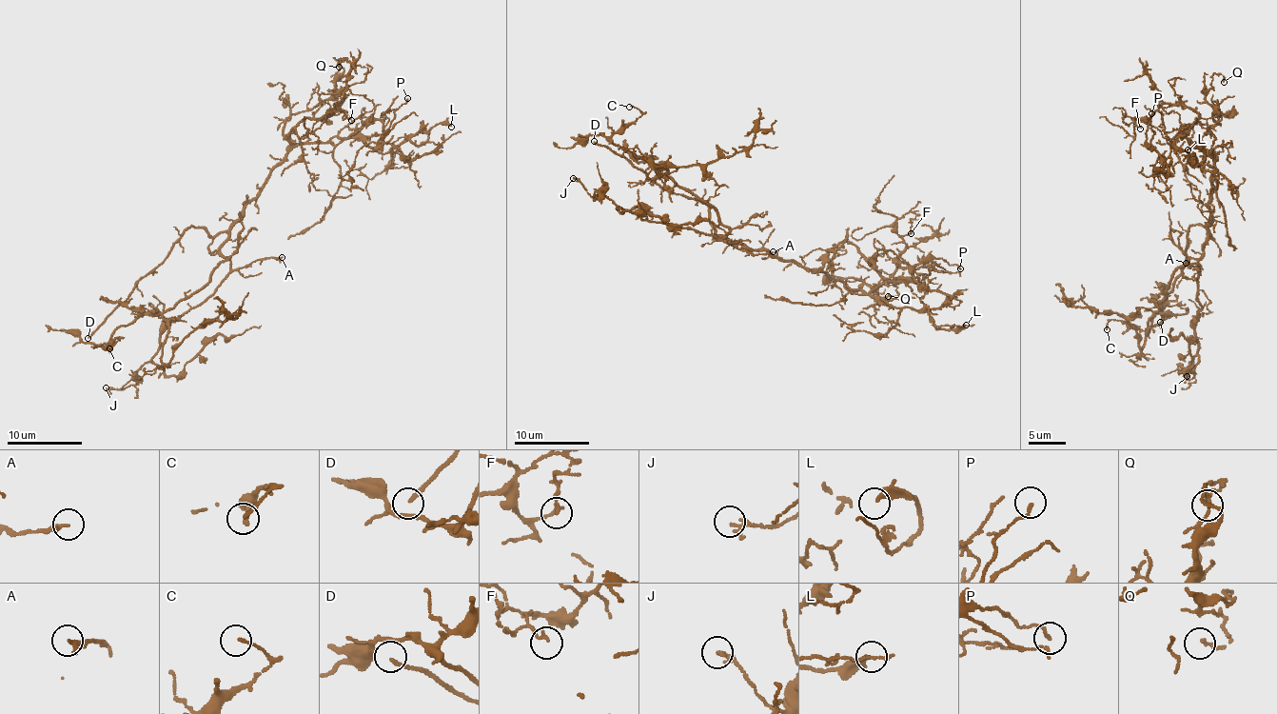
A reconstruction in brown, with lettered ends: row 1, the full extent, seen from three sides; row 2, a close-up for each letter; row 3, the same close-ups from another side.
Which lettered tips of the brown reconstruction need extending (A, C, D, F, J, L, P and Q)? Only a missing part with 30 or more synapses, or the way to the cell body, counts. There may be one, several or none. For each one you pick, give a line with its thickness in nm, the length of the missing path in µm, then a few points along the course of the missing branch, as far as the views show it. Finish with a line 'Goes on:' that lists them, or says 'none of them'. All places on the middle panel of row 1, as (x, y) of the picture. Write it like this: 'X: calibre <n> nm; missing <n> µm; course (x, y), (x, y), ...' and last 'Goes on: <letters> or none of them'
D: calibre 120 nm; missing 40 µm
Goes on: D

